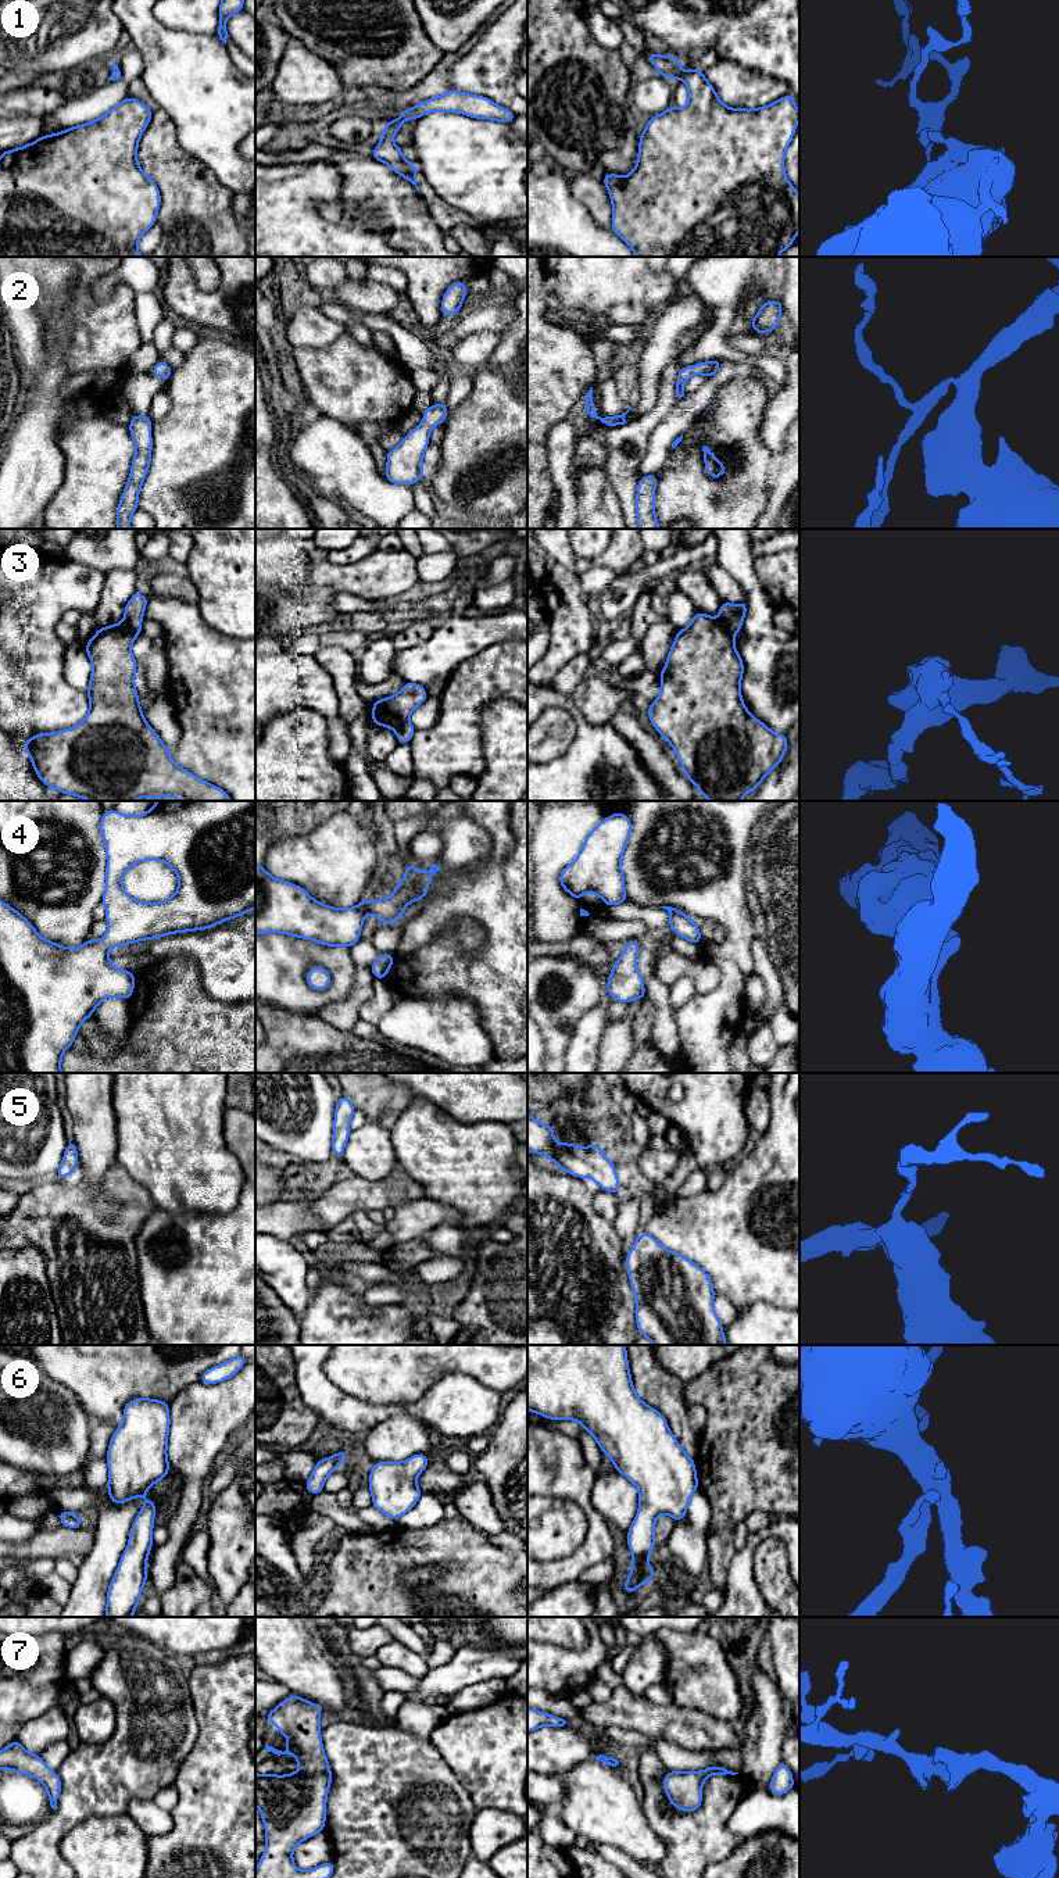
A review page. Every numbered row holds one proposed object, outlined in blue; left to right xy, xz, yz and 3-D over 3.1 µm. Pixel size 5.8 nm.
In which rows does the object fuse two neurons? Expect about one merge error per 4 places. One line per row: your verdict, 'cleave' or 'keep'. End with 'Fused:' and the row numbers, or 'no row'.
1: keep
2: keep
3: cleave
4: keep
5: keep
6: keep
7: keep
Fused: 3

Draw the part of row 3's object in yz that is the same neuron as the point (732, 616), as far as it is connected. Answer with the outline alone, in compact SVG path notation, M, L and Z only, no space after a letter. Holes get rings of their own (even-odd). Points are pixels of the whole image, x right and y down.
M747 600L736 605L729 604L726 601L720 601L719 619L733 636L737 634L743 627L747 607L748 607Z

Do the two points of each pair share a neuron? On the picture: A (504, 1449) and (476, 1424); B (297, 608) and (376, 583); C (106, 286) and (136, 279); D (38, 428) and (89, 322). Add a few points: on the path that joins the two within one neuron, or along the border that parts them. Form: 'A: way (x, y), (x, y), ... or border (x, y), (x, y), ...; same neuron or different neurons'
A: border (500, 1416), (489, 1433); different neurons
B: way (317, 600), (337, 583), (357, 583); same neuron
C: way (113, 279), (129, 278); same neuron
D: border (67, 336), (63, 344), (63, 365), (70, 375); different neurons

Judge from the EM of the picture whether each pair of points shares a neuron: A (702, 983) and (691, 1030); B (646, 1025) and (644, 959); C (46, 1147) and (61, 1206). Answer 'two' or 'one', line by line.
A: two
B: two
C: two

